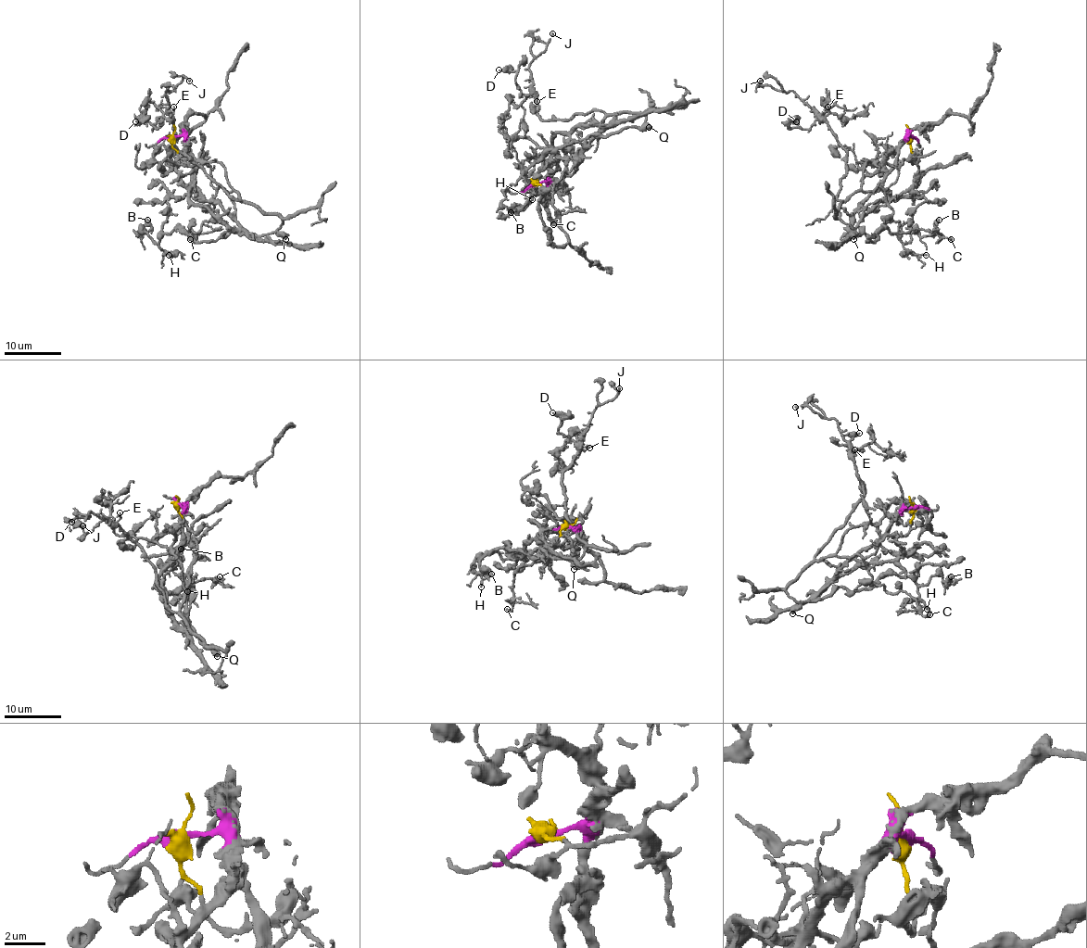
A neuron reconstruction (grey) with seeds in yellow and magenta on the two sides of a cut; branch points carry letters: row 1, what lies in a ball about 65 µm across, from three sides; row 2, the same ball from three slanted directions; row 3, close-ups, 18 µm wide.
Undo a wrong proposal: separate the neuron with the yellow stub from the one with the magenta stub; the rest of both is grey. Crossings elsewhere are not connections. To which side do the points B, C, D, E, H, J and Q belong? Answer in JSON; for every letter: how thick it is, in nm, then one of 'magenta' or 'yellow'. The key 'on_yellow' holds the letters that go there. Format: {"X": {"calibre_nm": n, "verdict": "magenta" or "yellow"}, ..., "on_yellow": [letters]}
{"B": {"calibre_nm": 500, "verdict": "yellow"}, "C": {"calibre_nm": 180, "verdict": "yellow"}, "D": {"calibre_nm": 260, "verdict": "yellow"}, "E": {"calibre_nm": 150, "verdict": "yellow"}, "H": {"calibre_nm": 130, "verdict": "yellow"}, "J": {"calibre_nm": 170, "verdict": "yellow"}, "Q": {"calibre_nm": 550, "verdict": "yellow"}, "on_yellow": ["B", "C", "D", "E", "H", "J", "Q"]}

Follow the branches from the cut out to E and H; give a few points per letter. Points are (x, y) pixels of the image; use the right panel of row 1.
E: (911, 136), (912, 162), (903, 159), (898, 178), (840, 200), (847, 152), (826, 118), (828, 107)
H: (911, 136), (912, 162), (898, 178), (858, 191), (840, 212), (855, 234), (872, 242), (887, 228), (927, 255)

